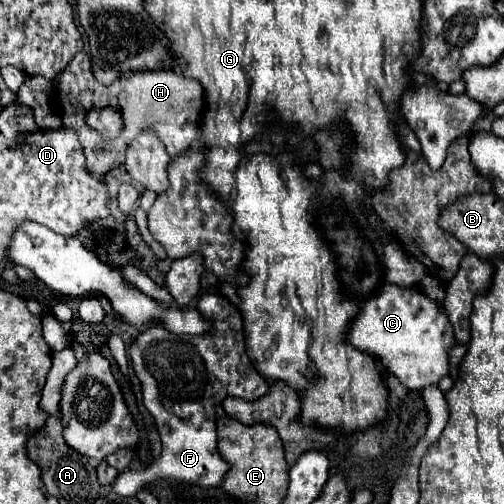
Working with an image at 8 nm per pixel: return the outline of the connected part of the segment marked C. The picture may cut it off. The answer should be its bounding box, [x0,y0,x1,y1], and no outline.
[346,284,454,390]

